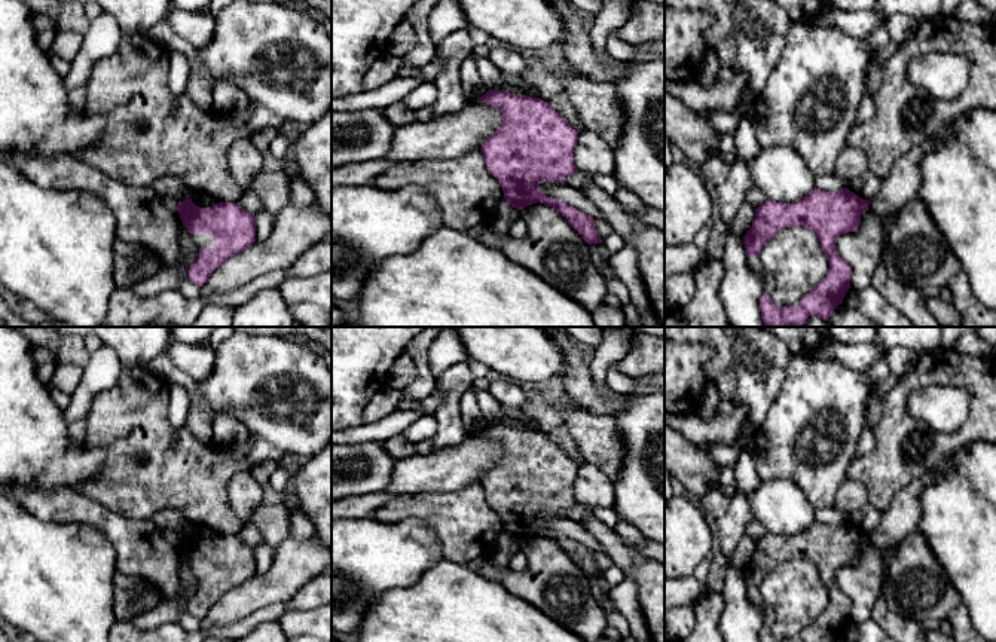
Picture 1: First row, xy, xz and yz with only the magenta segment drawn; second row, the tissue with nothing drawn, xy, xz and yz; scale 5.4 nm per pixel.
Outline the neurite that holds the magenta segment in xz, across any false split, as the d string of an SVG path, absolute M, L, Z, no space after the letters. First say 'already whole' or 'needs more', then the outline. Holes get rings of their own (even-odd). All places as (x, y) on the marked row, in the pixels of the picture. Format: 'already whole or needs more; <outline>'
already whole; M488 91L479 103L497 107L502 113L499 128L482 144L486 169L499 181L507 205L523 210L532 204L544 204L559 211L587 244L601 244L595 220L569 207L566 202L549 198L540 190L543 180L562 183L568 174L577 172L574 149L578 141L575 131L547 101L534 97L519 97L504 91Z

